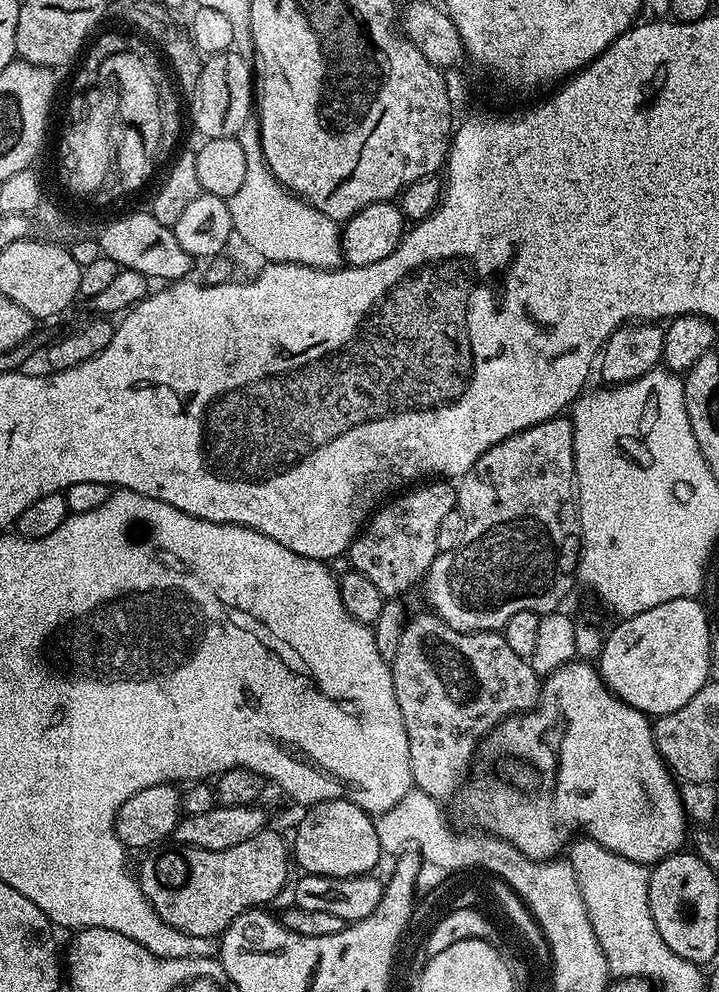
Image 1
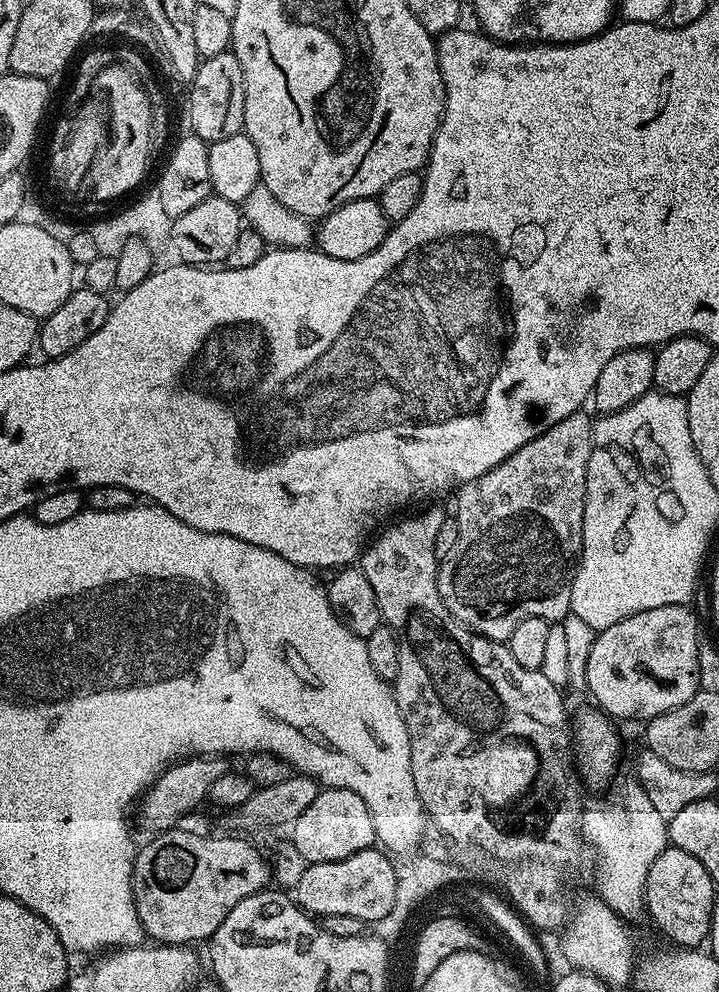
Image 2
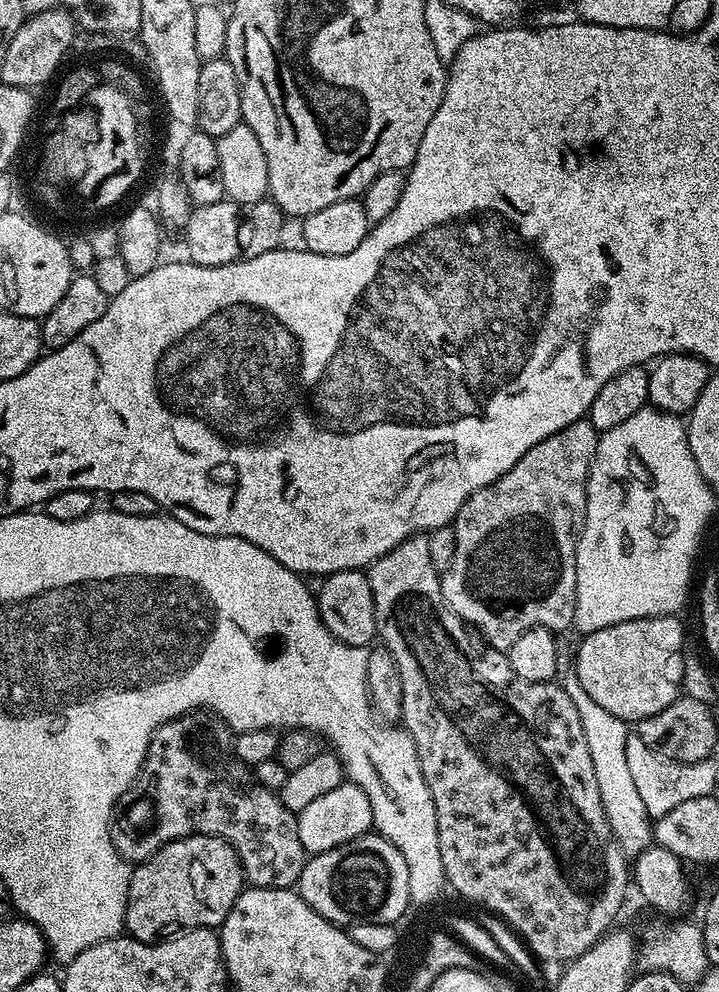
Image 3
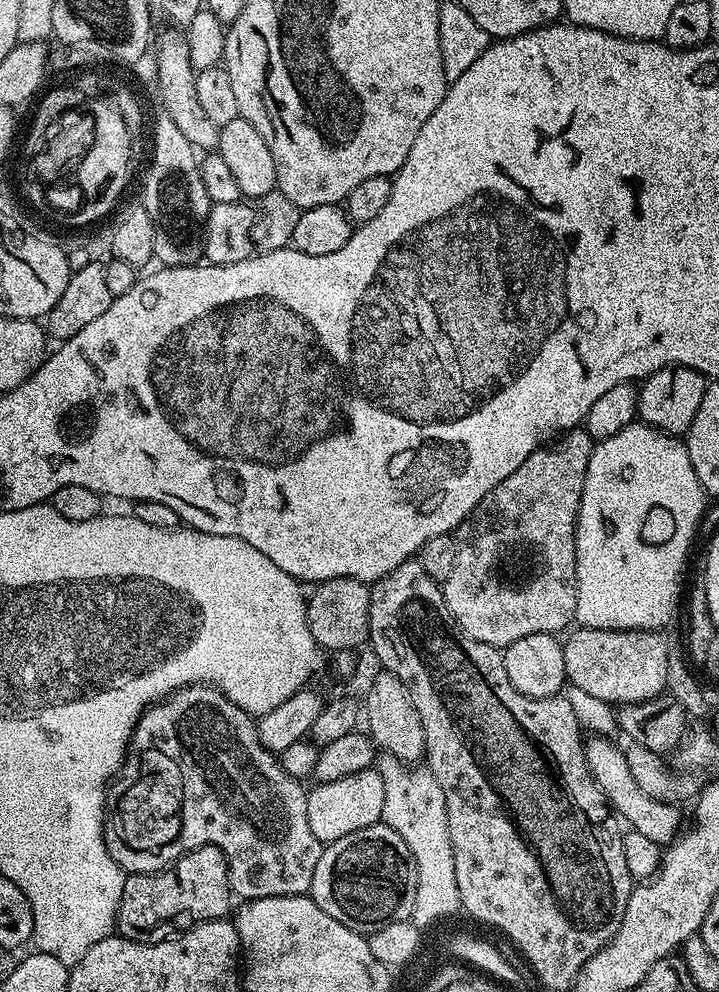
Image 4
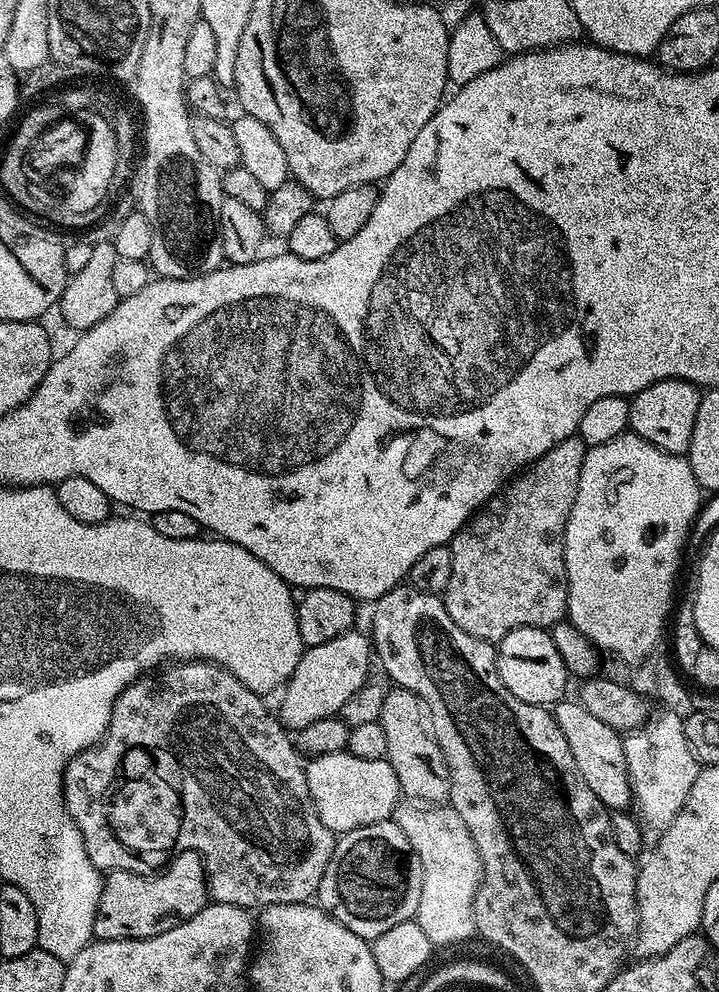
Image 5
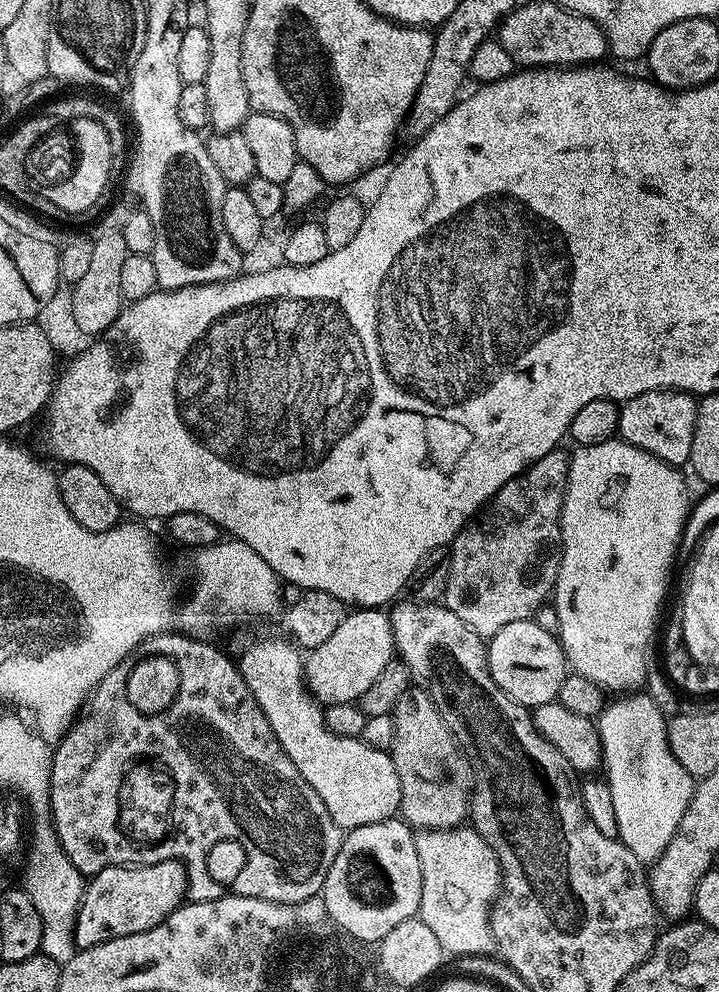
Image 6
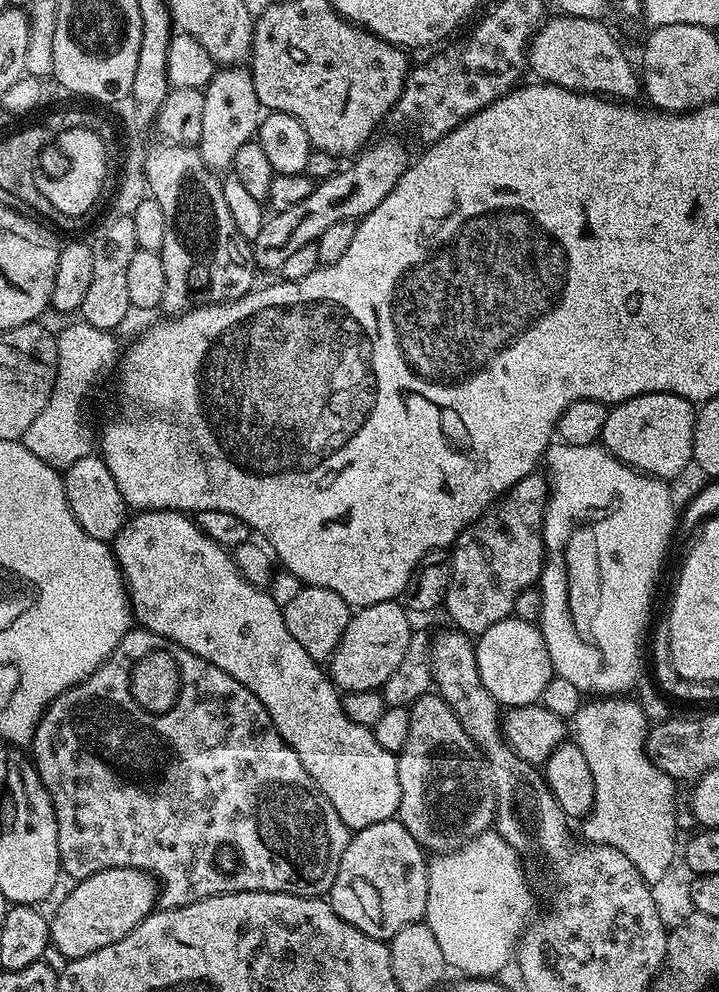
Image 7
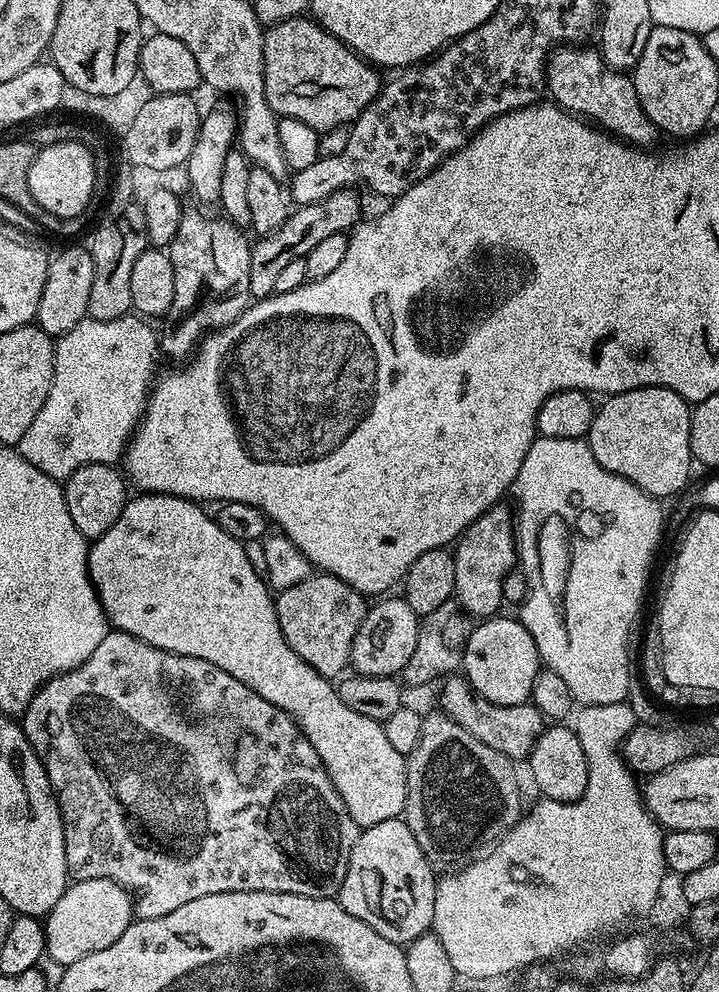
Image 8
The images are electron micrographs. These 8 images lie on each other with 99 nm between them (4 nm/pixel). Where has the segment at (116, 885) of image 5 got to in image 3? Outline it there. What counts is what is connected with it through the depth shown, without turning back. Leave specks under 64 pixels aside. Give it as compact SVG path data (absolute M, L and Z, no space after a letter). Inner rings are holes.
M187 836L162 846L149 860L139 861L132 868L124 927L127 935L143 944L157 943L167 933L164 932L167 928L216 930L226 918L226 914L230 914L234 902L245 887L244 868L240 865L238 854L226 841L217 836Z

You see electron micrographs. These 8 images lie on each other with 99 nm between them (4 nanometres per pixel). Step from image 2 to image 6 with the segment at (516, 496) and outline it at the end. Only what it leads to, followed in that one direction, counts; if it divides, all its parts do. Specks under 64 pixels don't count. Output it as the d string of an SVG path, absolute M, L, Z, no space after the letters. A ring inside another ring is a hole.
M557 450L546 454L542 458L538 458L538 462L531 464L518 478L506 482L506 486L502 486L498 490L498 494L494 494L494 498L488 501L468 521L468 525L453 538L450 545L452 553L452 557L450 558L450 578L446 582L446 590L442 597L442 603L444 607L449 608L454 614L458 614L458 618L462 618L462 622L466 622L466 626L470 626L470 630L474 630L474 634L491 638L494 634L498 634L498 630L502 630L502 626L507 626L509 622L533 619L538 609L553 595L556 579L560 573L560 515L562 514L562 506L564 505L564 494L568 491L569 459L569 453L567 451L564 453L563 450Z

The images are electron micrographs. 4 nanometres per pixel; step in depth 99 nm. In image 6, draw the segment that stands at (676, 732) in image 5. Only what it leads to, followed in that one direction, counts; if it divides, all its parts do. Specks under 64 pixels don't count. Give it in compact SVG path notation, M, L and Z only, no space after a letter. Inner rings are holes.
M628 694L607 705L598 717L600 746L602 749L602 772L614 804L614 818L618 818L618 839L624 843L645 866L655 864L656 859L670 846L670 838L682 822L688 803L692 801L694 777L674 758L668 749L668 725L666 716L660 712L647 694Z

